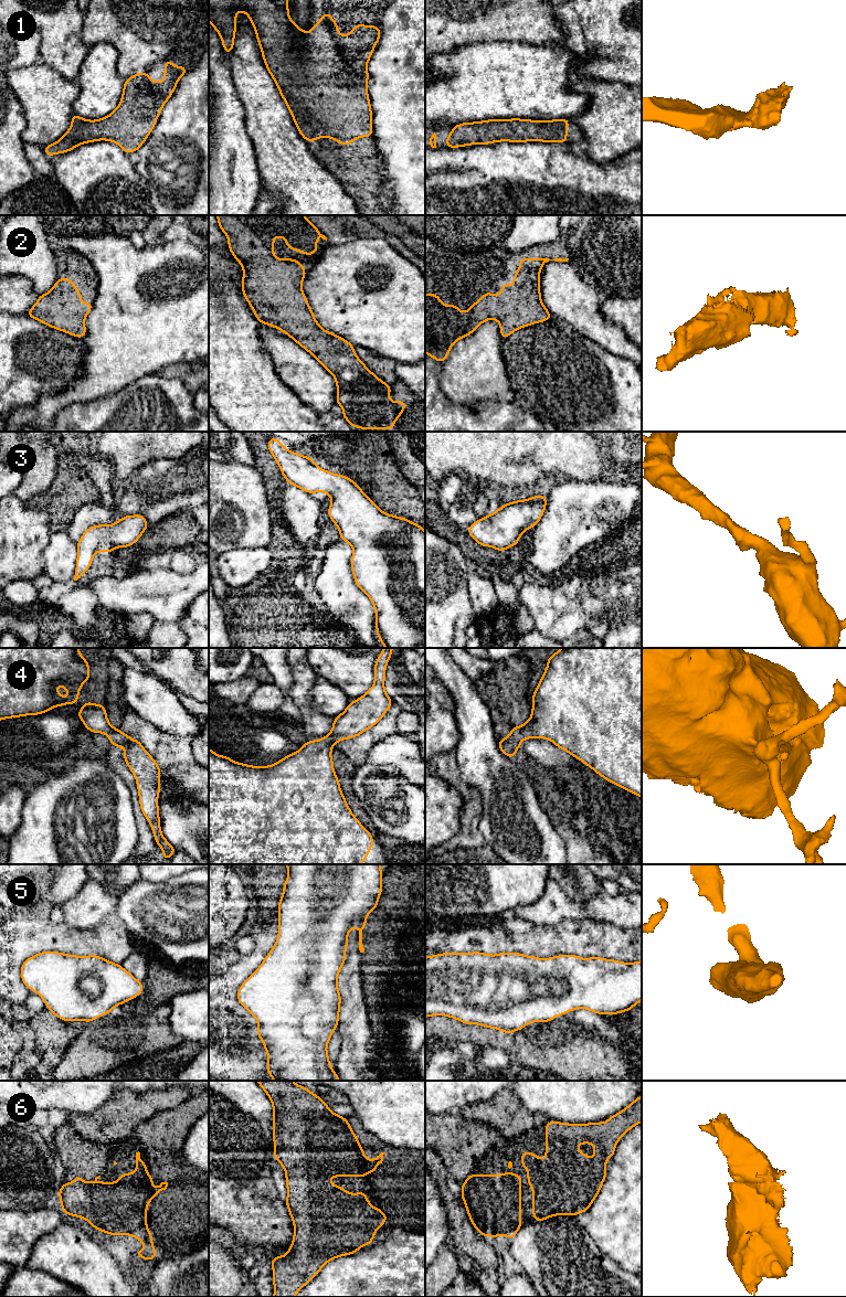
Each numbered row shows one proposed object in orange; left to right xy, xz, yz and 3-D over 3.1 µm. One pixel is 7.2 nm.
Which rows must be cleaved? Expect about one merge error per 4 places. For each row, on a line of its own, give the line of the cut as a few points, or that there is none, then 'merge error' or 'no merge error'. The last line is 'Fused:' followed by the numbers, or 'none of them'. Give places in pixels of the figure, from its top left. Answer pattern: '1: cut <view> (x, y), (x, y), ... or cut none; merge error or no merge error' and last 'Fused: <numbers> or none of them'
1: cut none; no merge error
2: cut none; no merge error
3: cut none; no merge error
4: cut none; no merge error
5: cut none; no merge error
6: cut none; no merge error
Fused: none of them

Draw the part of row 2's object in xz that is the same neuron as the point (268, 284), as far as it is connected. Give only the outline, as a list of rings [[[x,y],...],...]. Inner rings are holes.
[[[216,215],[221,231],[229,237],[229,249],[234,258],[241,264],[244,275],[242,277],[242,291],[260,323],[282,330],[296,343],[315,357],[321,365],[330,372],[335,380],[339,394],[336,404],[339,404],[343,416],[351,427],[364,429],[394,429],[394,422],[408,406],[403,401],[390,401],[391,385],[385,384],[373,374],[357,357],[353,345],[343,338],[322,329],[310,309],[306,295],[302,289],[302,281],[306,276],[306,269],[297,259],[275,258],[274,237],[279,236],[287,241],[286,247],[302,252],[304,255],[317,253],[317,237],[327,241],[327,237],[313,225],[304,215]]]

